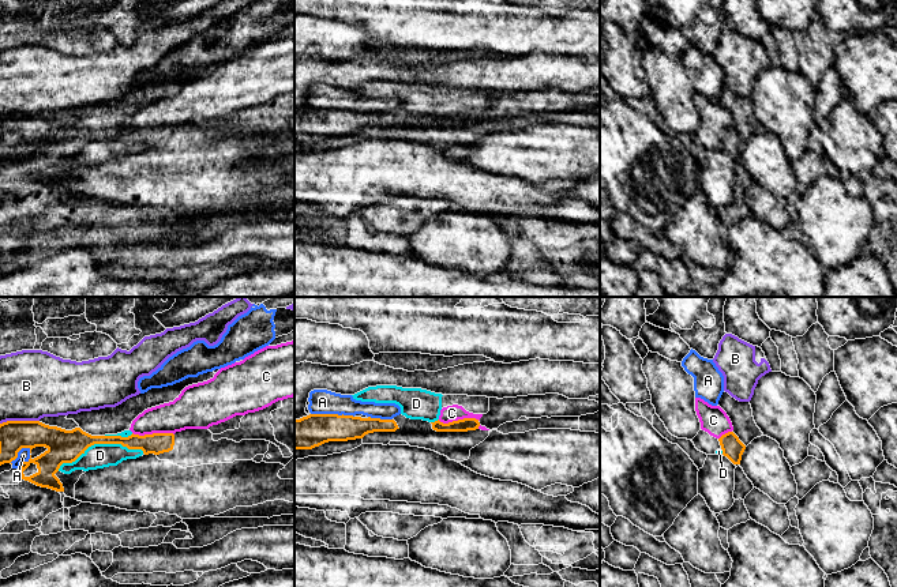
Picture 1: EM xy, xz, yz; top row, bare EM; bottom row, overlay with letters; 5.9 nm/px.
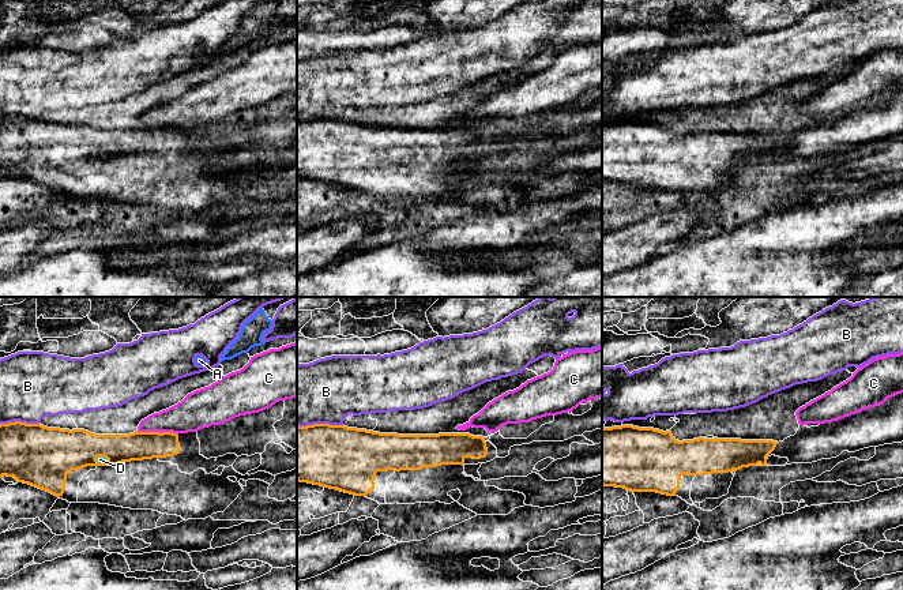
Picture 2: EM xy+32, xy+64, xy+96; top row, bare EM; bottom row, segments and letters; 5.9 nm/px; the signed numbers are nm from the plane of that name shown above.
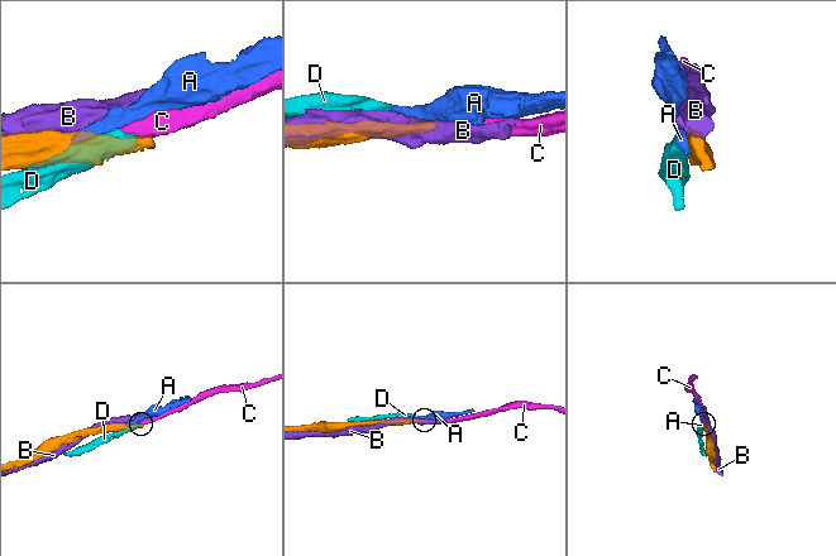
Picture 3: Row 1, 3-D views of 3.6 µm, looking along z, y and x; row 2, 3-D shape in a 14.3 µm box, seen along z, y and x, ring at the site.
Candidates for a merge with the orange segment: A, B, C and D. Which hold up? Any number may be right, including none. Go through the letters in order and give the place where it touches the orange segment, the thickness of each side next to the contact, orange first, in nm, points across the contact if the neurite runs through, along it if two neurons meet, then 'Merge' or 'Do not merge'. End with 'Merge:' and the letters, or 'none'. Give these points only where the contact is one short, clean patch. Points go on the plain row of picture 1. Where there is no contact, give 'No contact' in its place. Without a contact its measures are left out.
A: Touches orange at xz (333, 109). Thickness 190 nm (orange) against 140 nm. Do not merge
B: Touches orange at xy (19, 116). Thickness 180 nm (orange) against 400 nm. Do not merge
C: Touches orange at xy (153, 128). Thickness 130 nm (orange) against 200 nm. Boundary: xy (132, 127), (139, 130), (173, 130). Do not merge
D: Touches orange at xy (100, 138). Thickness 190 nm (orange) against 140 nm. Do not merge
Merge: none

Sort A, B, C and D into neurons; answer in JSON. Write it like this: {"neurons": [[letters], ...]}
{"neurons": [["A"], ["B"], ["C", "D"]]}

